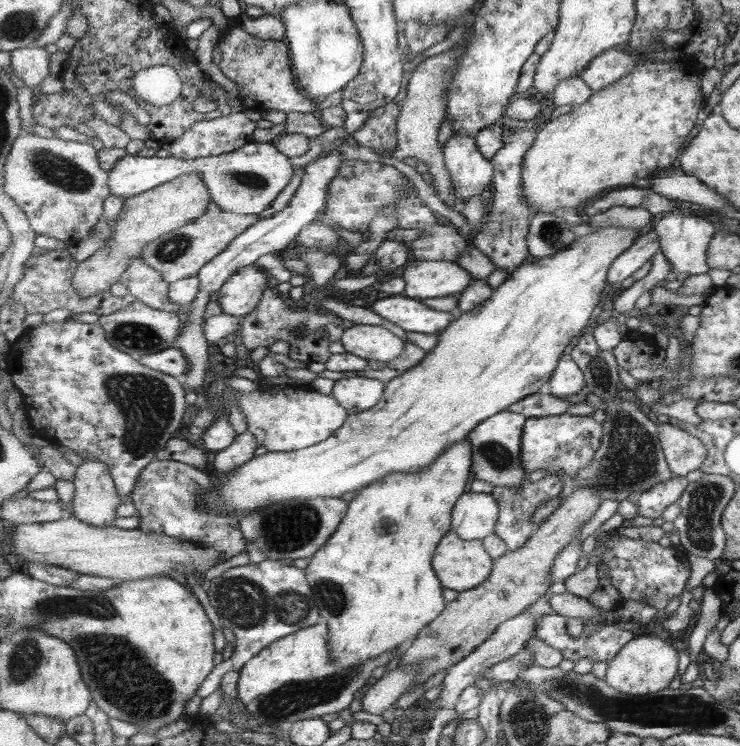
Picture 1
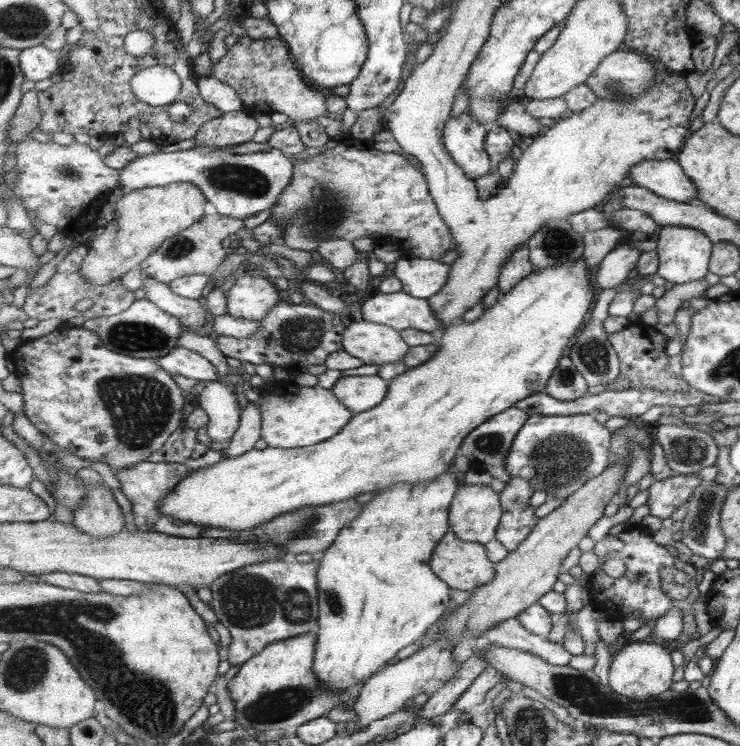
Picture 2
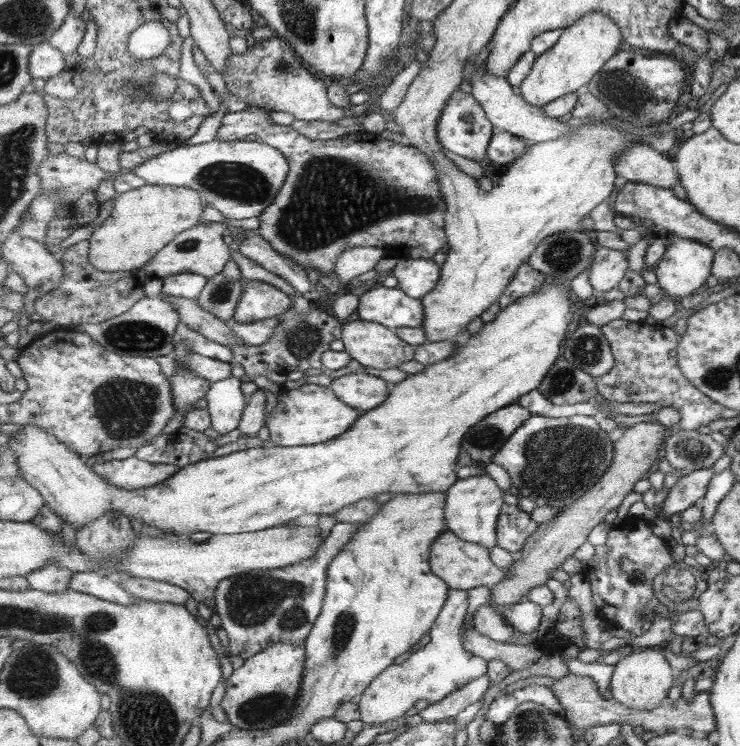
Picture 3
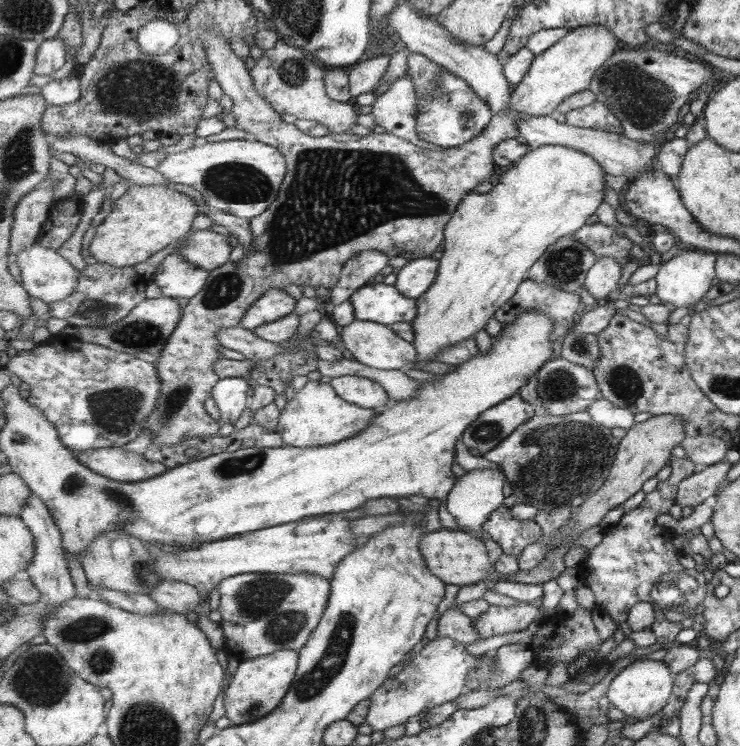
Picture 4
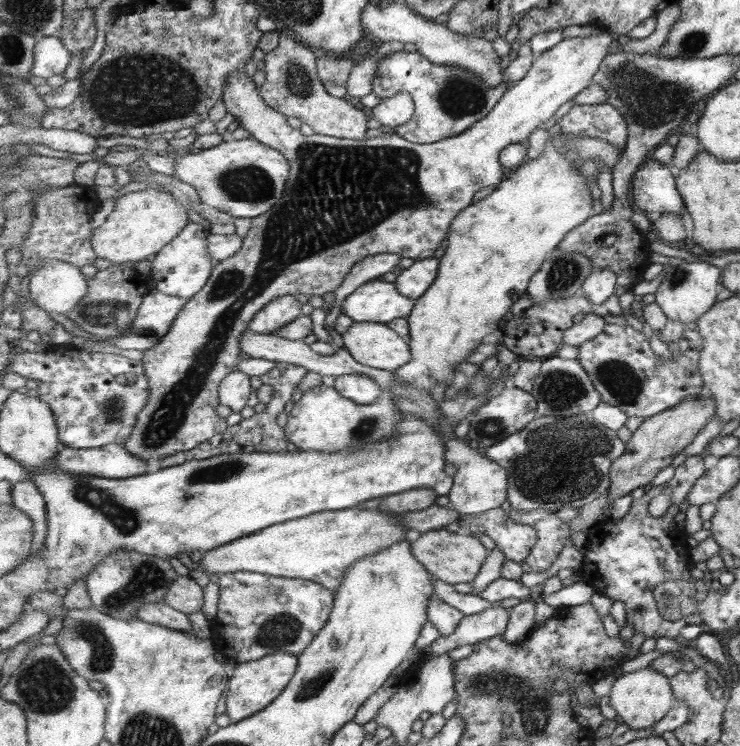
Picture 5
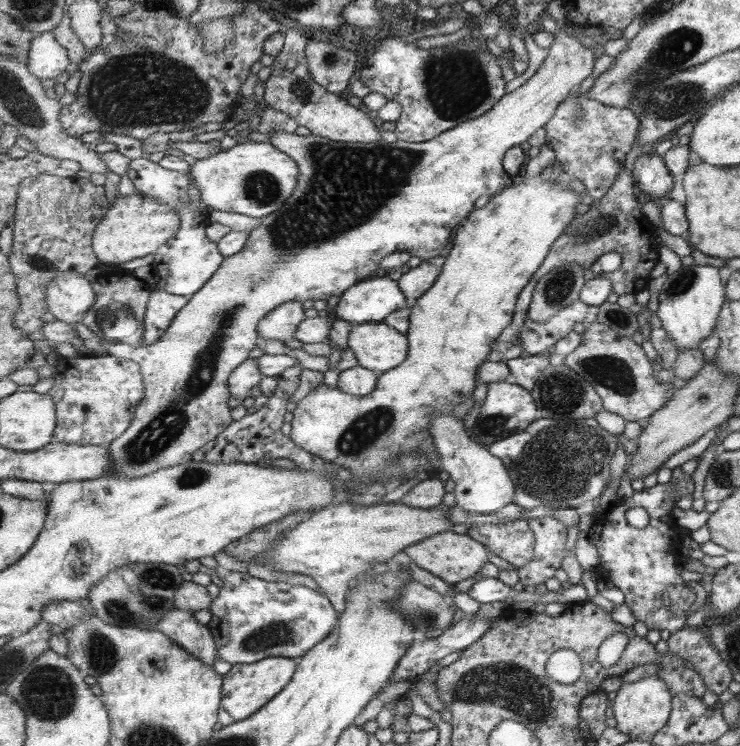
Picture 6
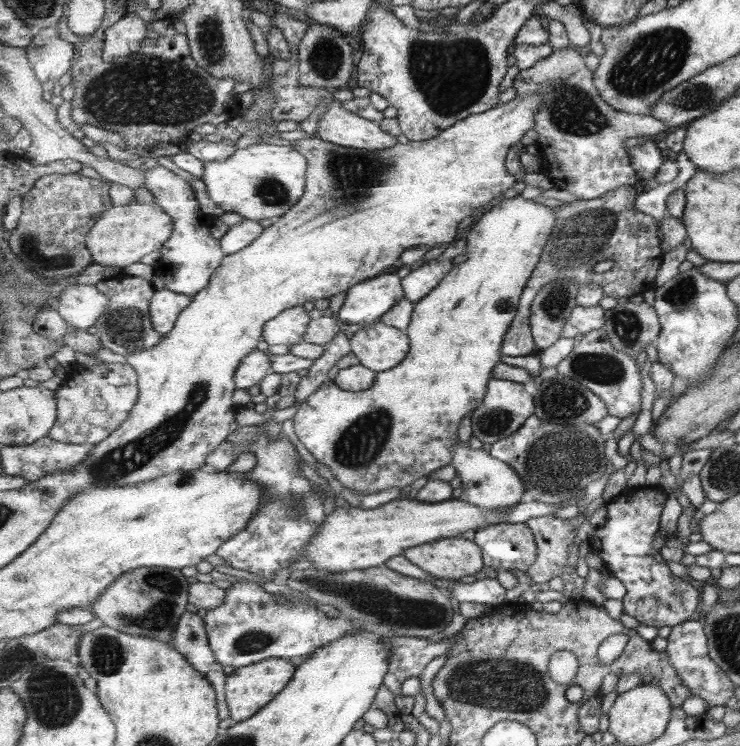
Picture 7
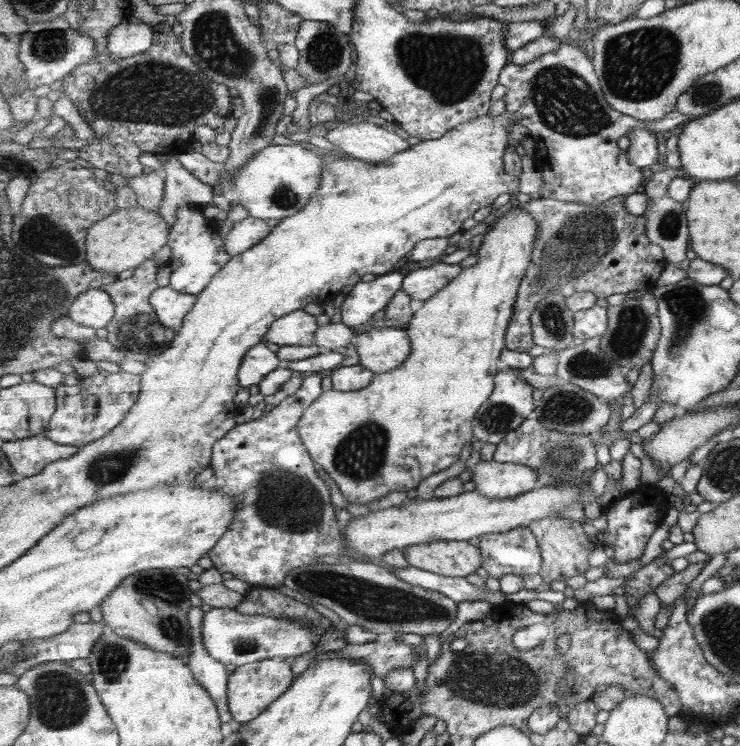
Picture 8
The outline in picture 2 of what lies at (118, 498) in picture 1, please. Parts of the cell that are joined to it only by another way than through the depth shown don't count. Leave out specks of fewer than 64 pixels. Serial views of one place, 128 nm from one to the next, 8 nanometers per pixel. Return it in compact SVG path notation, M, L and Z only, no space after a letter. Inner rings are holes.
M89 485L83 505L75 509L73 523L93 537L111 537L125 531L125 514L107 485Z

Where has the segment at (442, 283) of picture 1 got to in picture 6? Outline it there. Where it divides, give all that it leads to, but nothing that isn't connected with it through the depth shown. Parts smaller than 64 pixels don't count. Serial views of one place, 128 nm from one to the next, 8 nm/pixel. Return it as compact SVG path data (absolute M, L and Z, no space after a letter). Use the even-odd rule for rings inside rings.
M445 253L429 260L423 260L412 269L402 270L403 274L398 280L398 284L406 295L410 306L413 306L419 298L422 298L436 284L442 274L446 257Z

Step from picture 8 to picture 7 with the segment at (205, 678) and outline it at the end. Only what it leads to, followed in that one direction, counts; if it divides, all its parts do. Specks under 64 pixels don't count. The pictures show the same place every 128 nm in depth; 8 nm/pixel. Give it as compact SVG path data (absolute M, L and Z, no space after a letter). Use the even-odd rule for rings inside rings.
M187 611L179 619L174 632L175 636L171 644L178 651L182 651L195 669L203 673L203 677L207 677L207 680L211 681L211 685L215 687L215 693L218 694L219 718L221 720L231 718L232 714L226 698L228 676L223 672L223 665L217 660L209 644L204 617Z

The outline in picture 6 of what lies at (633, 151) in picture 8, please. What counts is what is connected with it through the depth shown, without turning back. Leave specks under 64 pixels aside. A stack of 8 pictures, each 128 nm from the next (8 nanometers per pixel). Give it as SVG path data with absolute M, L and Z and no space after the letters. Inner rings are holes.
M642 153L635 161L633 177L640 191L652 198L669 198L677 182L663 156L658 154Z

